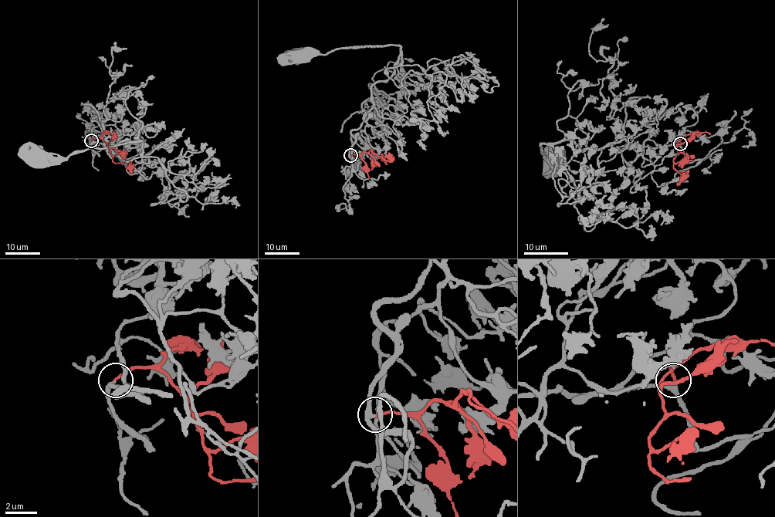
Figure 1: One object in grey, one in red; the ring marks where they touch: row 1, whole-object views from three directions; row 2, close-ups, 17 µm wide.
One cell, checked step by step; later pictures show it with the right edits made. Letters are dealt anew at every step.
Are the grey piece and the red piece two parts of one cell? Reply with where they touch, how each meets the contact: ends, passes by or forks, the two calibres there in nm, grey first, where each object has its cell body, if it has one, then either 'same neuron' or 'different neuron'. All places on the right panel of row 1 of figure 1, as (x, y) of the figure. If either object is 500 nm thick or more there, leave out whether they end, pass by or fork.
(680, 143) | grey passes by | red ends | 260/150 nm | grey (553, 169) | red none | same neuron

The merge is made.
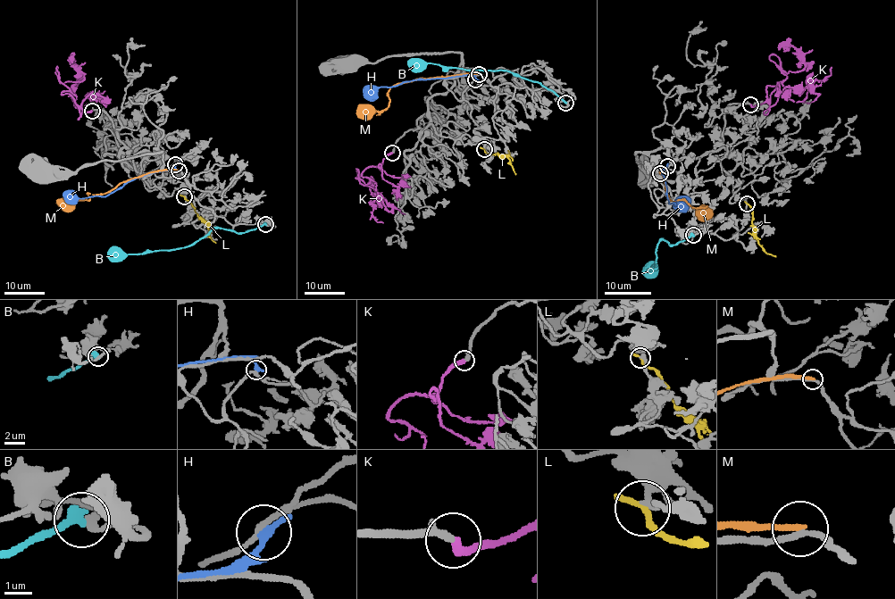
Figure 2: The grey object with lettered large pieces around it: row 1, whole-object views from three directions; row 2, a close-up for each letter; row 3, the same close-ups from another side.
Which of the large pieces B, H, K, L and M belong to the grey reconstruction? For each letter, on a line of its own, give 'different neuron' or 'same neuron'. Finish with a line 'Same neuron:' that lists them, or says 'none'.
B: different neuron
H: different neuron
K: same neuron
L: different neuron
M: different neuron
Same neuron: K

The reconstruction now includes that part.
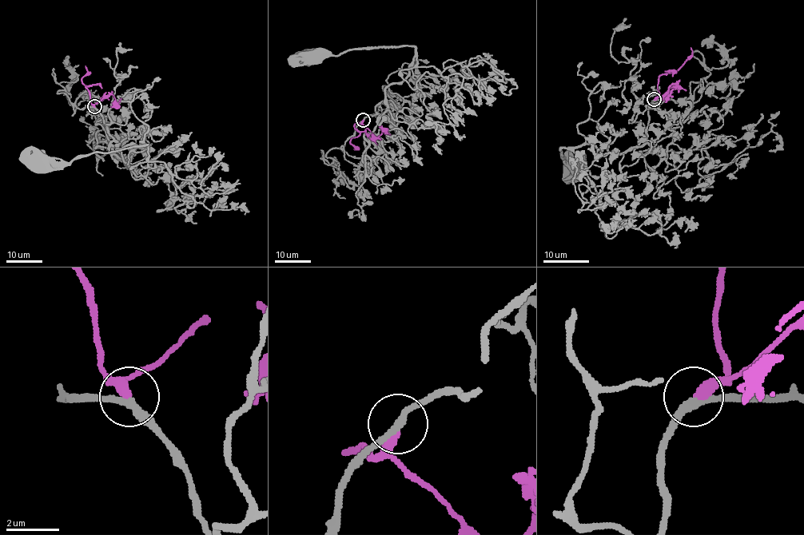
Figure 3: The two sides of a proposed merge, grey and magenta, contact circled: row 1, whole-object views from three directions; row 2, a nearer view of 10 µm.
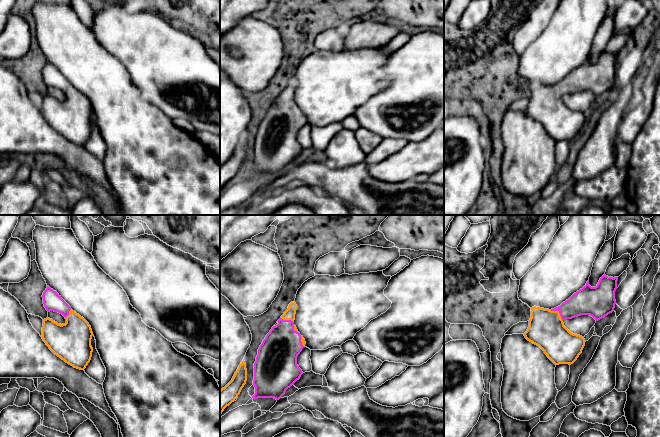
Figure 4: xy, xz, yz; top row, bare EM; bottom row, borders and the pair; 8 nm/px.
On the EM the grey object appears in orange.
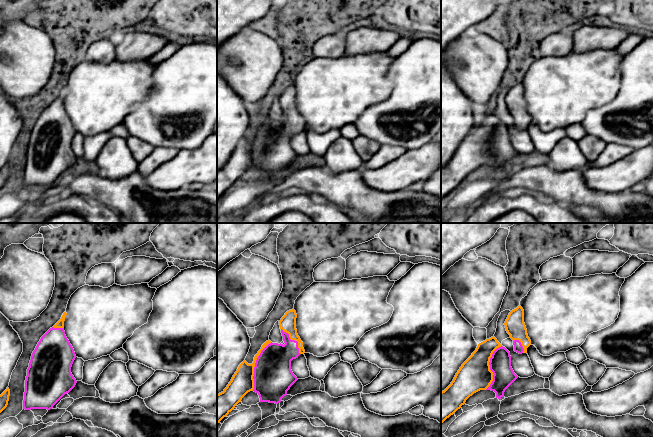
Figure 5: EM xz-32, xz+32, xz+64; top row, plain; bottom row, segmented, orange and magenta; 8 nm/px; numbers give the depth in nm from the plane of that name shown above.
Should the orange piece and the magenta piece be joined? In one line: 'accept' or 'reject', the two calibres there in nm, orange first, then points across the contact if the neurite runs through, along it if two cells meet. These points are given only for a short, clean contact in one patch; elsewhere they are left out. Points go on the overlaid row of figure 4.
accept | 300/220 nm

